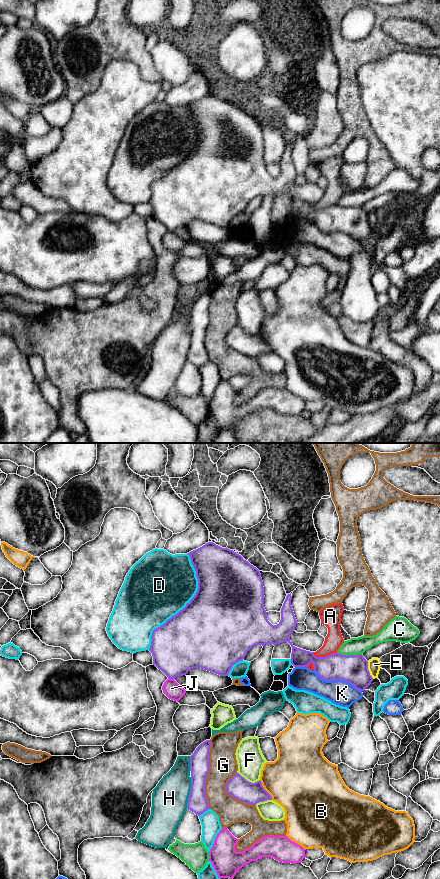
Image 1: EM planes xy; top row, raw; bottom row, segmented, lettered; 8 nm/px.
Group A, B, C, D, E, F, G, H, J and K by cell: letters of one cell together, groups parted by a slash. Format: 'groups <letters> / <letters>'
groups A E / B / C / D / F / G / H / J / K

